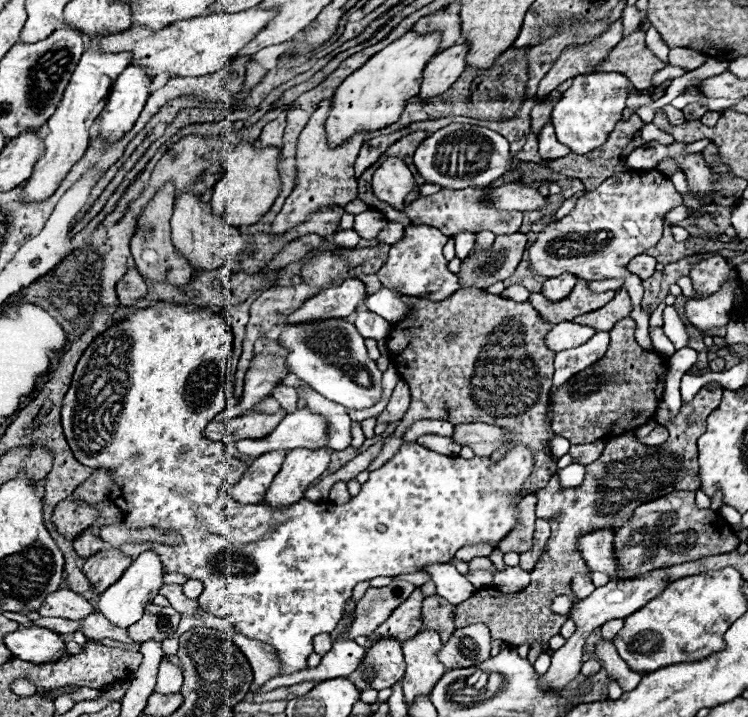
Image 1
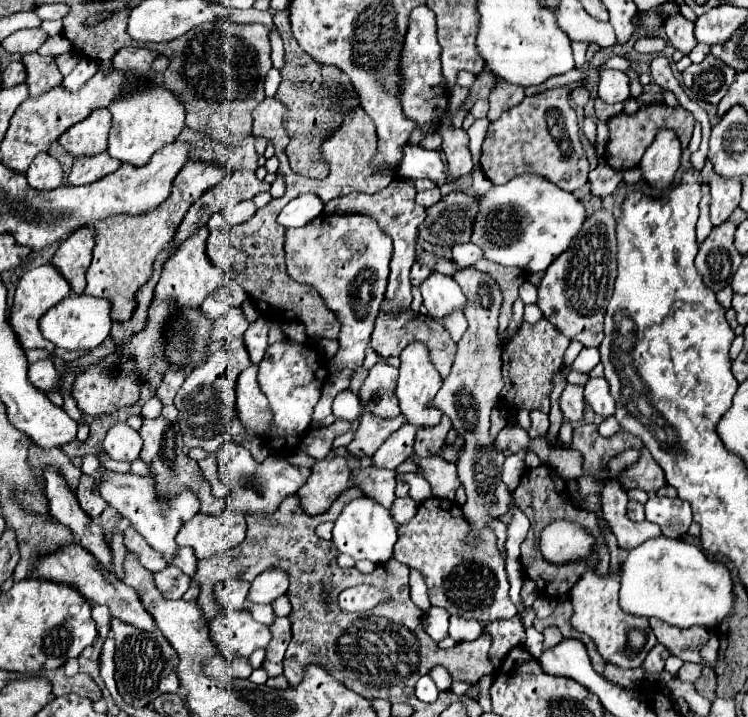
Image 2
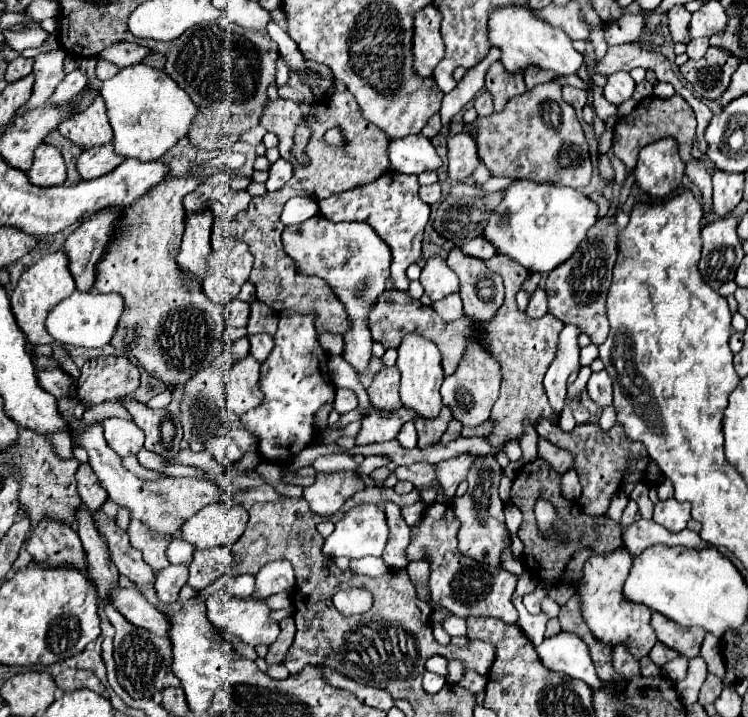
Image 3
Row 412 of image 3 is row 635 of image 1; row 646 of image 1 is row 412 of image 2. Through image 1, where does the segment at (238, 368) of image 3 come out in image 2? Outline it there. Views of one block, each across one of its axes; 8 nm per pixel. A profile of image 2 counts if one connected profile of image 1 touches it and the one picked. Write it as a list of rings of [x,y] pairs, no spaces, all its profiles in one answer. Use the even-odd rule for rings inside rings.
[[[252,364],[248,370],[244,370],[238,378],[238,416],[242,424],[256,432],[256,436],[266,438],[272,426],[272,414],[268,406],[268,398],[260,392],[260,386],[256,382],[256,370],[258,366]]]

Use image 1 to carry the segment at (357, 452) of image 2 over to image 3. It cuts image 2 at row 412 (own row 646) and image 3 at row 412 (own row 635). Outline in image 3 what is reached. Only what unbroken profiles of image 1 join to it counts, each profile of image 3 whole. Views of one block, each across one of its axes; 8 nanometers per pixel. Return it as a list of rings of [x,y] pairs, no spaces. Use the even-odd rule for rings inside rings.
[[[398,408],[392,412],[386,410],[372,410],[370,416],[362,420],[362,428],[356,436],[356,444],[372,444],[372,442],[386,442],[394,440],[408,420],[414,420],[414,410]]]

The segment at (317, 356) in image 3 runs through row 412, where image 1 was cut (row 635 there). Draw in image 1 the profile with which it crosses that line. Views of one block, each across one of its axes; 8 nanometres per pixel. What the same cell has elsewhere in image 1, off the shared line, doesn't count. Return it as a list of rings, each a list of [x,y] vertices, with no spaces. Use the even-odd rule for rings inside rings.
[[[158,302],[156,306],[146,308],[146,310],[134,310],[134,314],[128,320],[108,328],[82,354],[82,358],[76,366],[76,372],[74,372],[74,384],[70,386],[68,394],[64,396],[62,428],[64,428],[66,442],[68,442],[74,458],[80,464],[84,464],[88,468],[96,468],[96,470],[102,468],[102,470],[112,472],[114,484],[110,488],[108,498],[122,510],[122,514],[124,514],[122,518],[126,520],[126,528],[176,530],[182,536],[182,542],[178,546],[168,546],[168,544],[160,544],[160,542],[134,542],[134,544],[122,544],[120,546],[122,552],[126,552],[132,560],[138,558],[146,550],[158,552],[164,574],[182,572],[188,580],[202,580],[204,582],[204,592],[200,594],[202,610],[230,620],[236,626],[236,630],[240,630],[244,636],[250,636],[254,640],[262,640],[262,642],[274,646],[274,650],[278,652],[278,658],[282,662],[282,674],[292,674],[292,672],[298,672],[298,670],[306,668],[306,660],[312,652],[312,646],[310,646],[312,638],[316,634],[334,630],[334,626],[340,622],[340,612],[344,612],[344,604],[346,604],[346,600],[352,598],[352,590],[358,582],[372,580],[376,576],[410,574],[410,572],[418,572],[418,570],[426,568],[426,564],[450,562],[462,546],[490,544],[492,548],[496,548],[498,542],[502,538],[506,538],[508,532],[518,522],[518,518],[520,518],[518,502],[522,500],[522,496],[520,496],[522,484],[528,480],[530,472],[534,470],[532,450],[522,446],[522,444],[516,444],[514,448],[510,448],[500,460],[490,460],[486,456],[474,456],[472,460],[464,460],[460,456],[436,454],[436,452],[432,452],[432,450],[428,450],[428,448],[424,448],[416,442],[404,442],[400,446],[400,450],[388,462],[384,462],[382,468],[370,472],[370,478],[360,488],[360,494],[346,504],[336,506],[332,502],[308,502],[306,498],[302,498],[300,502],[296,502],[288,508],[274,510],[274,508],[268,508],[268,506],[262,506],[262,504],[246,506],[246,504],[234,502],[232,496],[230,496],[230,488],[242,478],[242,474],[248,466],[244,462],[240,462],[238,458],[230,456],[222,442],[212,442],[202,434],[206,424],[224,410],[224,388],[226,388],[226,376],[228,376],[226,366],[228,366],[228,358],[230,358],[230,342],[232,340],[230,340],[230,332],[228,332],[224,314],[214,314],[214,312],[208,312],[204,308],[188,312],[184,306],[168,306],[164,302]]]

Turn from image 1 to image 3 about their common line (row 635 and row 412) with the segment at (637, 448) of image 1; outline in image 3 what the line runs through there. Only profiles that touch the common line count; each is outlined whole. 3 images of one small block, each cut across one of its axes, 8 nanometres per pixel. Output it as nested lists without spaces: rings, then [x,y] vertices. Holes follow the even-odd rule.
[[[496,254],[485,262],[488,267],[496,267],[495,270],[502,276],[504,288],[506,288],[504,304],[498,308],[498,312],[494,314],[494,318],[490,322],[490,334],[498,342],[512,342],[518,338],[518,346],[486,346],[486,352],[492,358],[496,358],[502,368],[502,392],[500,392],[500,398],[494,404],[490,420],[488,420],[492,424],[492,432],[488,436],[484,436],[486,442],[498,446],[506,440],[522,438],[524,420],[530,420],[532,426],[536,426],[536,422],[540,418],[546,418],[552,424],[558,422],[556,412],[550,408],[542,380],[544,380],[544,374],[546,374],[550,362],[554,360],[554,346],[558,346],[558,334],[560,334],[564,322],[554,318],[554,314],[544,314],[542,318],[530,318],[526,312],[518,310],[516,294],[522,286],[522,280],[526,280],[530,274],[522,264],[518,264],[512,258],[506,258],[504,254]]]

